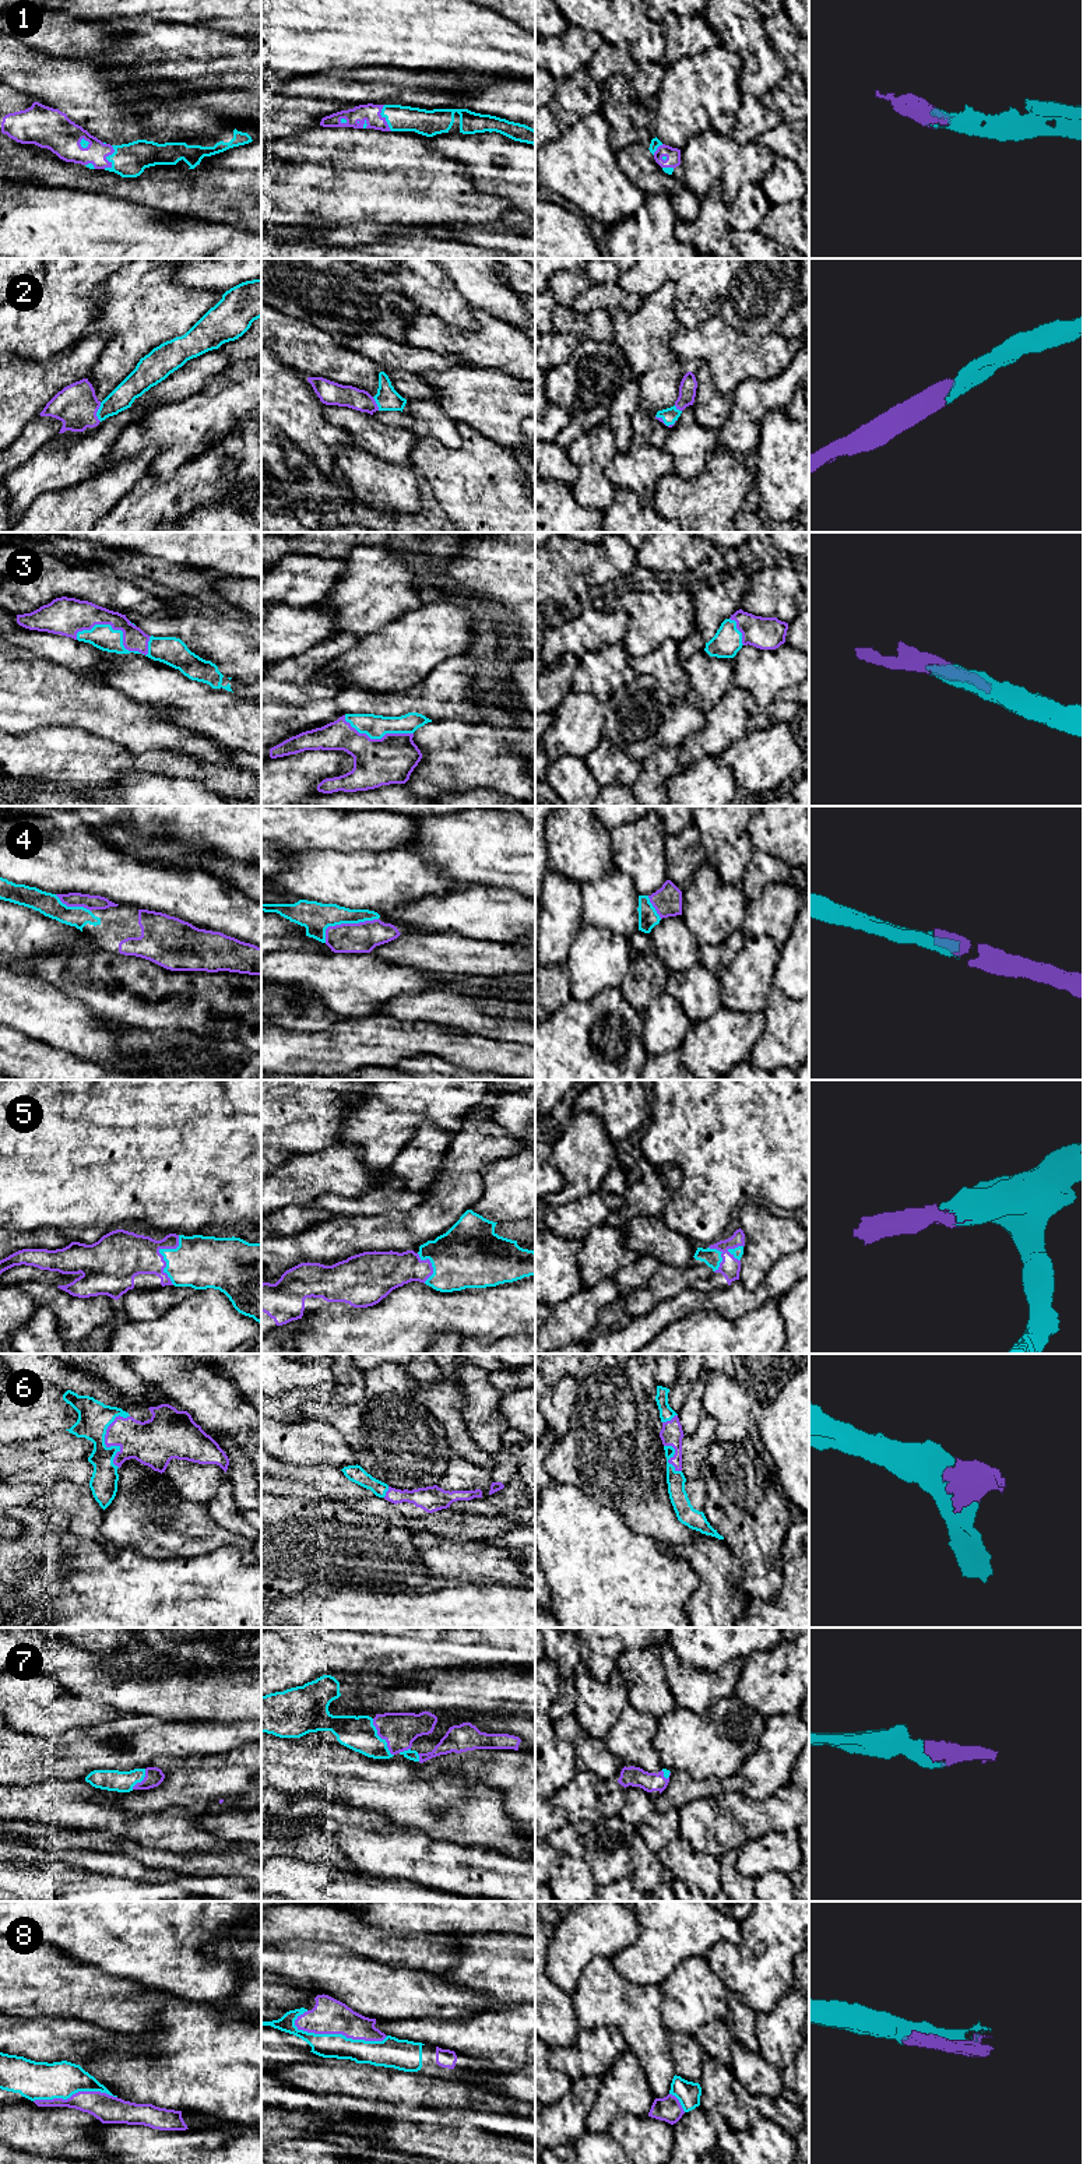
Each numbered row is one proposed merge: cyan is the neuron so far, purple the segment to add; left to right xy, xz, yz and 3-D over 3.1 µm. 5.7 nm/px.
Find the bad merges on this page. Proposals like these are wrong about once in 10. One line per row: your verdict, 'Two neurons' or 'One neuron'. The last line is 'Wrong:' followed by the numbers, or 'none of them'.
1: One neuron
2: One neuron
3: One neuron
4: One neuron
5: One neuron
6: One neuron
7: One neuron
8: One neuron
Wrong: none of them

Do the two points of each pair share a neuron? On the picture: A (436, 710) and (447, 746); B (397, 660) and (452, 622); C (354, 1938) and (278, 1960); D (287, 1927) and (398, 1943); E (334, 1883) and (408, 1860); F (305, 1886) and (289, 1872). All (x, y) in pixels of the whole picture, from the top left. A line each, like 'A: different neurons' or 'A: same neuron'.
A: different neurons
B: same neuron
C: different neurons
D: same neuron
E: different neurons
F: same neuron

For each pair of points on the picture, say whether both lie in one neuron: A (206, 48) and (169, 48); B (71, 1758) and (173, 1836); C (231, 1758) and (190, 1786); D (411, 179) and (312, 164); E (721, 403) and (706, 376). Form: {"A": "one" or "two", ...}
{"A": "one", "B": "two", "C": "two", "D": "one", "E": "one"}

